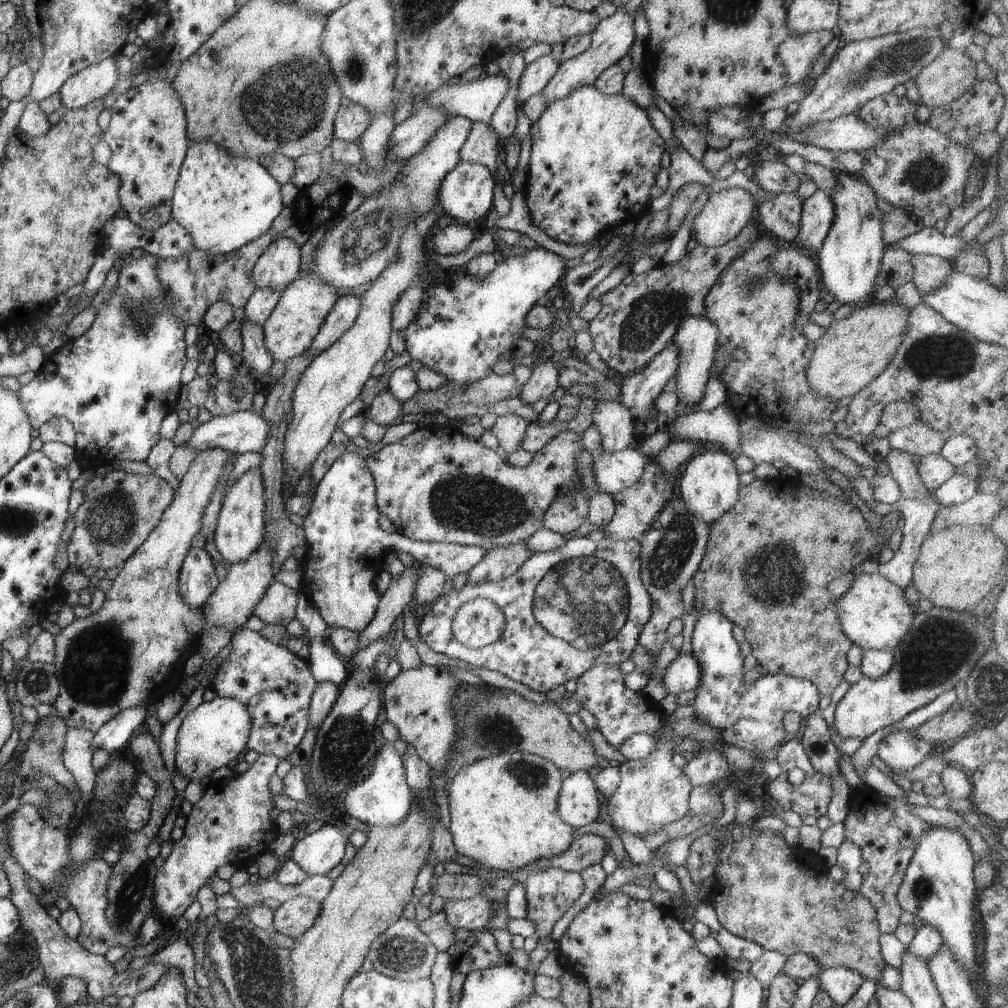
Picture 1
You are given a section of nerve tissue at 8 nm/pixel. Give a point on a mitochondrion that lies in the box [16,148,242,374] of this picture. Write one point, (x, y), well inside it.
(142, 311)

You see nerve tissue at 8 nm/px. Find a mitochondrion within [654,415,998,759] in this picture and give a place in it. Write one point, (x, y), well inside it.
(935, 651)

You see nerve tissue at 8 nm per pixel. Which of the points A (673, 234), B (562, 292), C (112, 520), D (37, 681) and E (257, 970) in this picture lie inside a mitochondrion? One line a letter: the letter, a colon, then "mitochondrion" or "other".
A: other
B: other
C: mitochondrion
D: mitochondrion
E: mitochondrion

